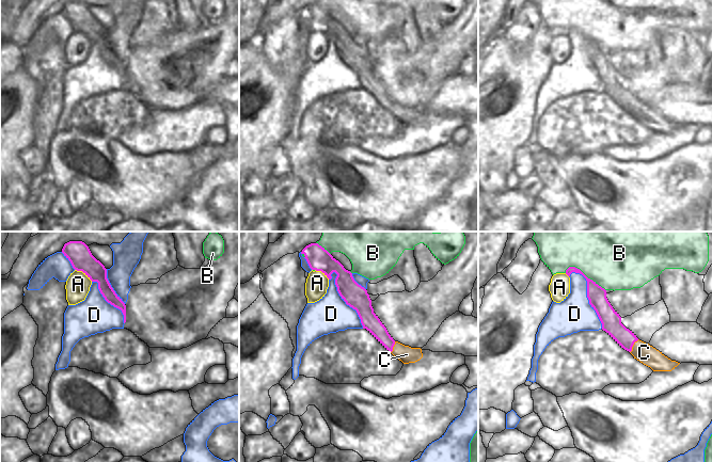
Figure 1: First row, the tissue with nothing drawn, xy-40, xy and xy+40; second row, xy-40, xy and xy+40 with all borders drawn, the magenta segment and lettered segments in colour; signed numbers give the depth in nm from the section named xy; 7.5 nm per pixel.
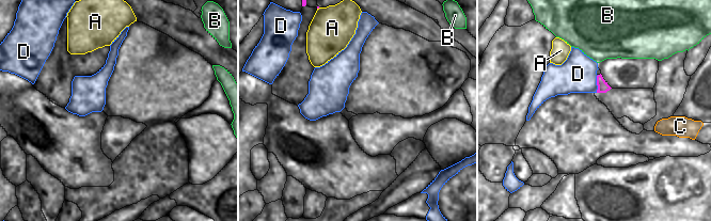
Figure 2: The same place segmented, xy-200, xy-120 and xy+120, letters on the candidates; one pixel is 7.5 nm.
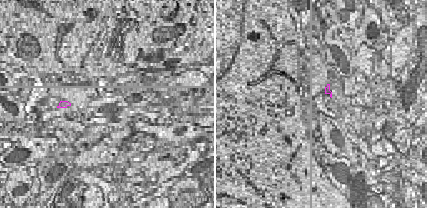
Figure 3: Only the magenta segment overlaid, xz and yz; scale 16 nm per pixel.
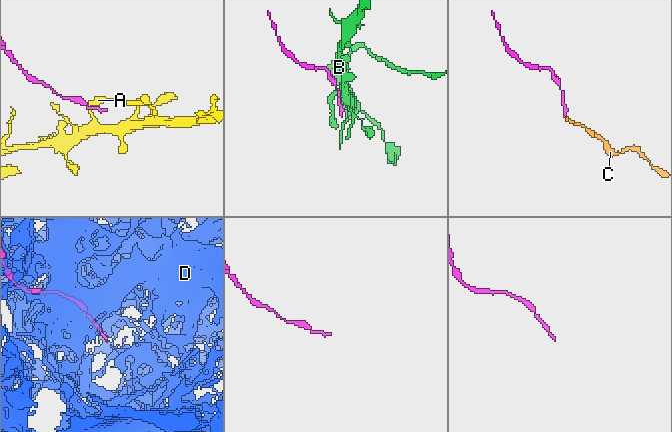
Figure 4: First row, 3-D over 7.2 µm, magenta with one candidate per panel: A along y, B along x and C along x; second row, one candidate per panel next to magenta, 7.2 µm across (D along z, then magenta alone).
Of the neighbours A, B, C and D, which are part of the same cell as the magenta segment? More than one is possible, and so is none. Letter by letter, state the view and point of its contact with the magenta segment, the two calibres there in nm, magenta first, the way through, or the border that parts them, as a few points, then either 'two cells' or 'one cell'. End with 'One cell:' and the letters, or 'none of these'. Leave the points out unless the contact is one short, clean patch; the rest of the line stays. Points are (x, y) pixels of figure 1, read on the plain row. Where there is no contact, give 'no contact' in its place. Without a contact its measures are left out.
A: contact xy-40 (83, 33); calibres 180 and 180 nm; border xy-40 (75, 30), (81, 31), (92, 42); two cells
B: contact xy+40 (584, 35); calibres 140 and 380 nm; two cells
C: contact xy+40 (632, 107); calibres 150 and 150 nm; two cells
D: contact xy (344, 61); calibres 170 and 280 nm; two cells
One cell: none of these

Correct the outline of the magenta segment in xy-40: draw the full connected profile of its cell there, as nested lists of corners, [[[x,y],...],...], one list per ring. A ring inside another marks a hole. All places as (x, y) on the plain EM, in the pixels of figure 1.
[[[69,2],[64,5],[62,14],[75,31],[82,32],[92,43],[98,44],[98,50],[105,61],[122,71],[125,84],[126,66],[111,48],[107,39],[107,30],[92,16],[89,7],[82,2]]]

